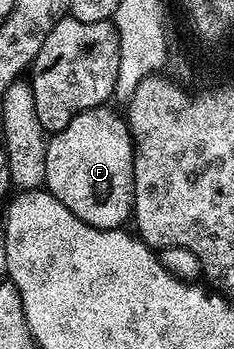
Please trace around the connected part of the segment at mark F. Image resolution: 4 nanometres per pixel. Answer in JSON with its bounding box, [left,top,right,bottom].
[45,107,134,229]

